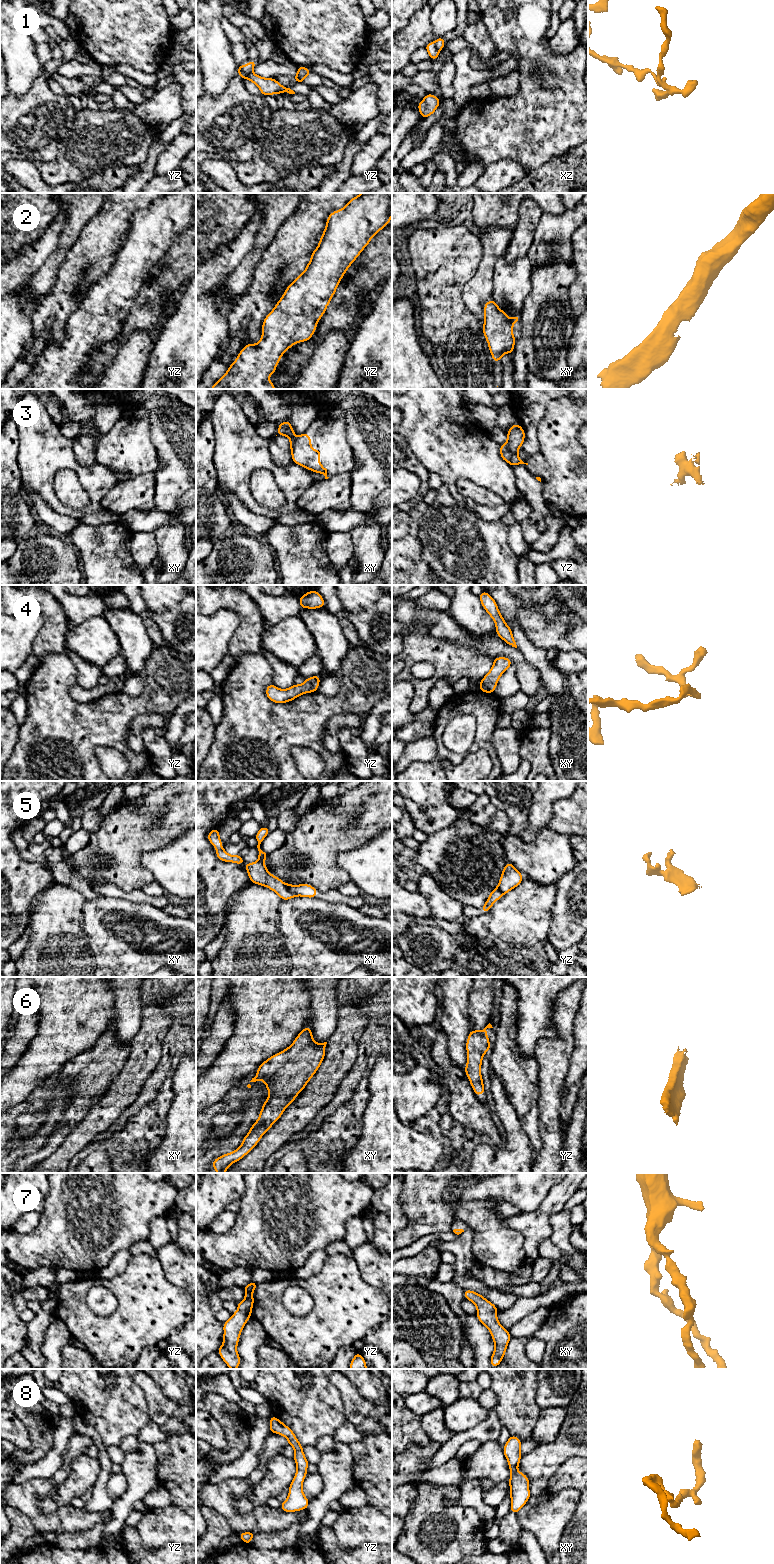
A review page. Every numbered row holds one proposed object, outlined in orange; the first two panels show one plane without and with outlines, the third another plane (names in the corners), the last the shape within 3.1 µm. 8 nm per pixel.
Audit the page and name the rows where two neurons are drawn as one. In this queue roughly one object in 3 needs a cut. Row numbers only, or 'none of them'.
1, 3, 5

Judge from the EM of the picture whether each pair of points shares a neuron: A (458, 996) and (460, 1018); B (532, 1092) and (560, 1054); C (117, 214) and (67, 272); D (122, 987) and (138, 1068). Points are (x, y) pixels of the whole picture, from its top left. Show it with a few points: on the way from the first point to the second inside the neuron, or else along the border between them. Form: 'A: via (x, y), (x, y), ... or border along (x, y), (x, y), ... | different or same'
A: via (458, 1001), (458, 1013) | same
B: border along (537, 1060), (539, 1092), (537, 1108) | different
C: via (108, 229), (82, 258) | same
D: border along (144, 1020), (139, 1031), (130, 1041) | different

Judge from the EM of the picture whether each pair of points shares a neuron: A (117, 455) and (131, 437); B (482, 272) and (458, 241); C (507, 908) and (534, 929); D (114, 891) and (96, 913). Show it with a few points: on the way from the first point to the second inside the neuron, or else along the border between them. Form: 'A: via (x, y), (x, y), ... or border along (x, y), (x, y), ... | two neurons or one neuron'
A: via (119, 451), (129, 441) | one neuron
B: border along (481, 243), (482, 257), (474, 275), (465, 286) | two neurons
C: via (514, 915), (527, 922) | one neuron
D: border along (100, 895), (126, 898), (132, 902) | two neurons

